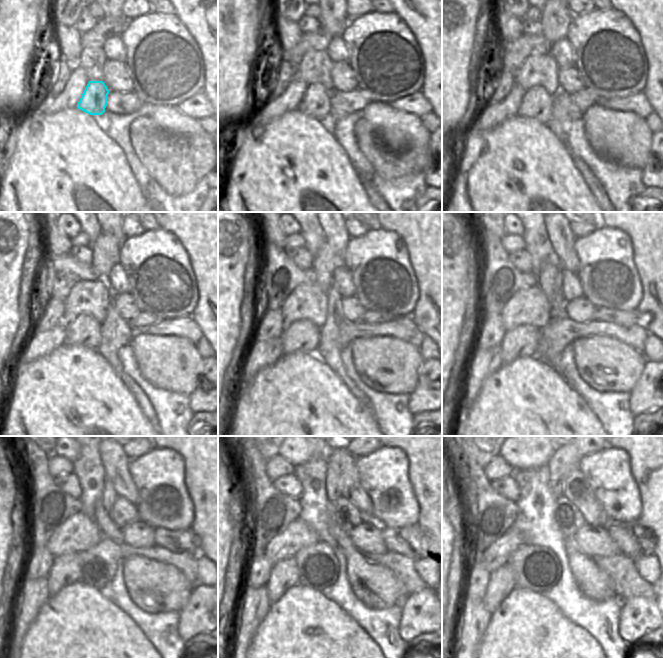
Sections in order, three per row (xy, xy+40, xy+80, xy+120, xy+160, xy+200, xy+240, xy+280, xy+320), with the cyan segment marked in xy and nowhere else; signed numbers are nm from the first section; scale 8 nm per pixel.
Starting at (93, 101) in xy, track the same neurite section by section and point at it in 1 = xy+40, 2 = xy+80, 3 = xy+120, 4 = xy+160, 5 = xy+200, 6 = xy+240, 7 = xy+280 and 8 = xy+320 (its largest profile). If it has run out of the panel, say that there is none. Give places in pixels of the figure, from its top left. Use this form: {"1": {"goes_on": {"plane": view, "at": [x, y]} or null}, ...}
{"1": {"goes_on": {"plane": "xy+40", "at": [316, 103]}}, "2": {"goes_on": {"plane": "xy+80", "at": [537, 104]}}, "3": {"goes_on": {"plane": "xy+120", "at": [84, 331]}}, "4": {"goes_on": {"plane": "xy+160", "at": [302, 336]}}, "5": {"goes_on": {"plane": "xy+200", "at": [520, 342]}}, "6": {"goes_on": {"plane": "xy+240", "at": [65, 570]}}, "7": {"goes_on": {"plane": "xy+280", "at": [284, 574]}}, "8": {"goes_on": {"plane": "xy+320", "at": [502, 581]}}}

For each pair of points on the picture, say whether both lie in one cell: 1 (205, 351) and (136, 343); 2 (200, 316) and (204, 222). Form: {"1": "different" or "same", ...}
{"1": "different", "2": "same"}

